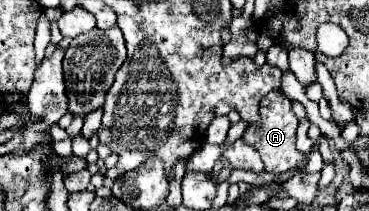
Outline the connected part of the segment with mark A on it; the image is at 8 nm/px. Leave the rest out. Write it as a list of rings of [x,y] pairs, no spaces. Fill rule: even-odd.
[[[276,89],[276,91],[270,91],[268,95],[262,97],[262,119],[258,125],[252,125],[244,133],[242,141],[252,145],[260,153],[268,173],[280,175],[280,173],[286,173],[288,169],[298,167],[306,159],[306,155],[296,149],[296,127],[298,127],[298,119],[292,111],[290,99],[282,91]]]

